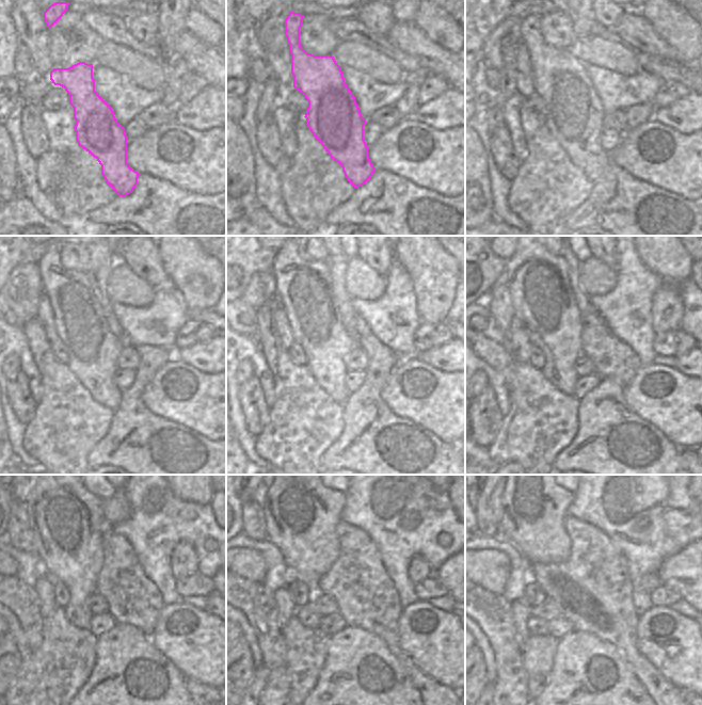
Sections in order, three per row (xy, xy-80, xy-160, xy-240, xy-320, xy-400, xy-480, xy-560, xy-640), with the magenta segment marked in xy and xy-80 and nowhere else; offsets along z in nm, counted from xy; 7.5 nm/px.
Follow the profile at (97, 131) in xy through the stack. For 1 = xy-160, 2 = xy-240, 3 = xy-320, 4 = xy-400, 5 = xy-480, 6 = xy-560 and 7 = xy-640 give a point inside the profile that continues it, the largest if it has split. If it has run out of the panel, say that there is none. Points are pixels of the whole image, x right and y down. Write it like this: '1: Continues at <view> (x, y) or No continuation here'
1: Continues at xy-160 (574, 114)
2: Continues at xy-240 (93, 351)
3: Continues at xy-320 (304, 291)
4: Continues at xy-400 (541, 293)
5: Continues at xy-480 (67, 523)
6: Continues at xy-560 (301, 514)
7: Continues at xy-640 (535, 507)

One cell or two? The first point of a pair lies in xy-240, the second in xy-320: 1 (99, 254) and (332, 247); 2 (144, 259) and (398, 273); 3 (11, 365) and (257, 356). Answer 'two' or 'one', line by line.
1: two
2: two
3: two

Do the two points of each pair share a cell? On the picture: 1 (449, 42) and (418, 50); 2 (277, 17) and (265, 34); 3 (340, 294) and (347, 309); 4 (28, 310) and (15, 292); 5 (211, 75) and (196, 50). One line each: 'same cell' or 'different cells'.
1: different cells
2: same cell
3: same cell
4: same cell
5: same cell

